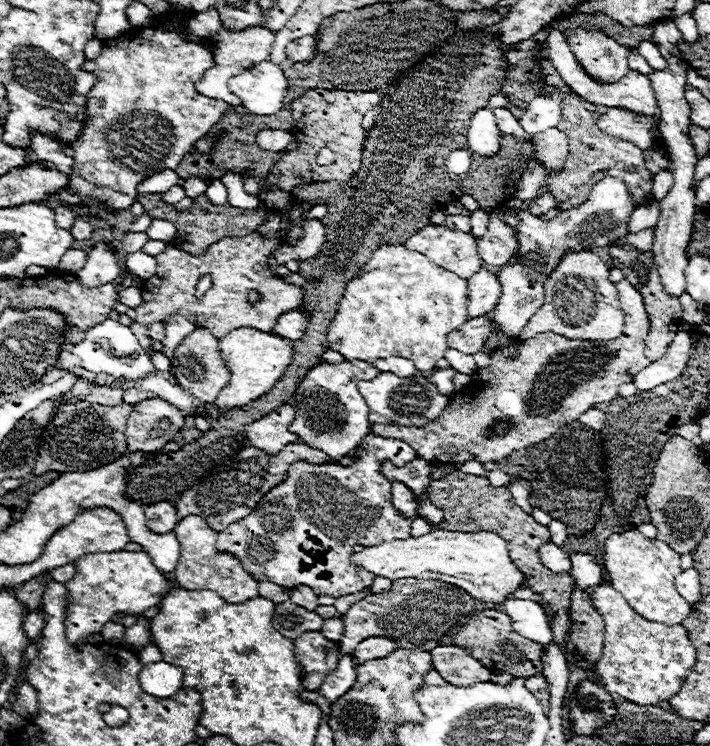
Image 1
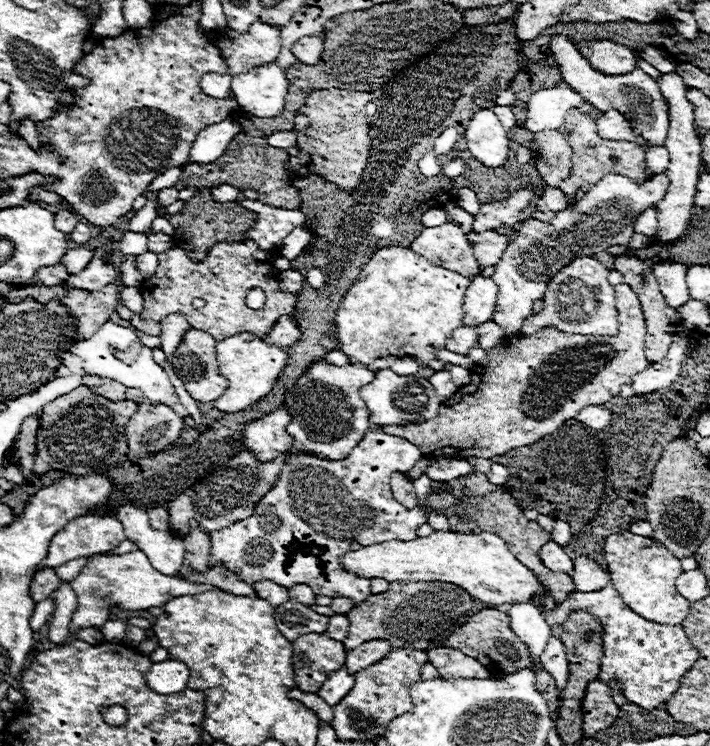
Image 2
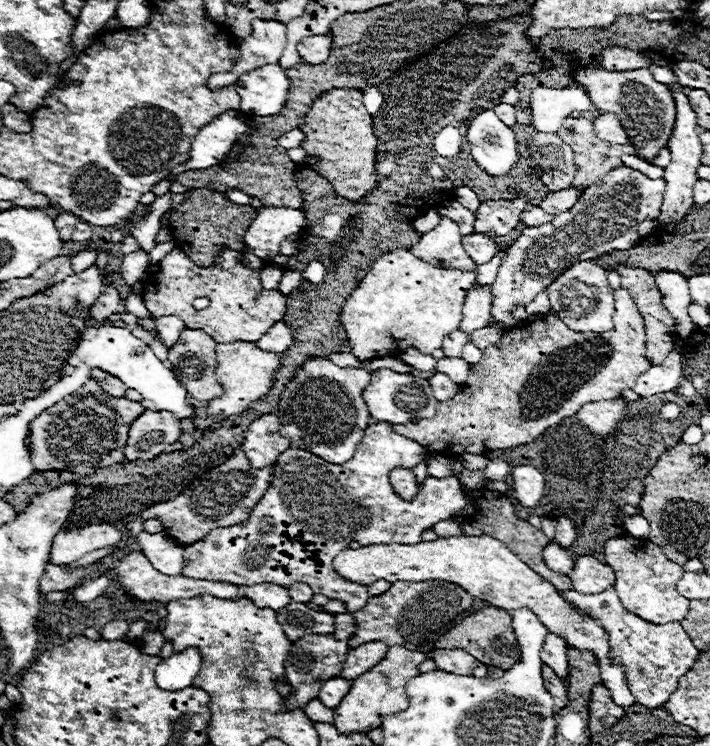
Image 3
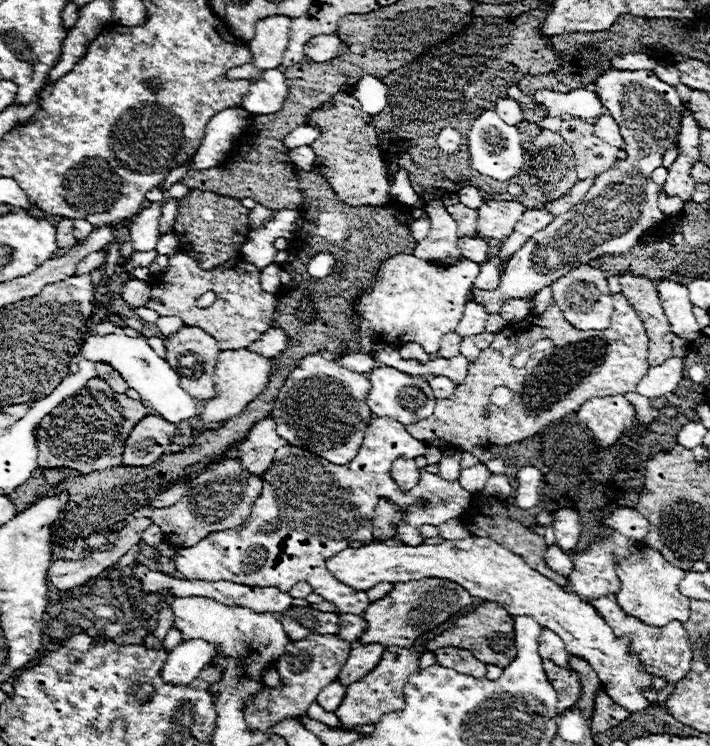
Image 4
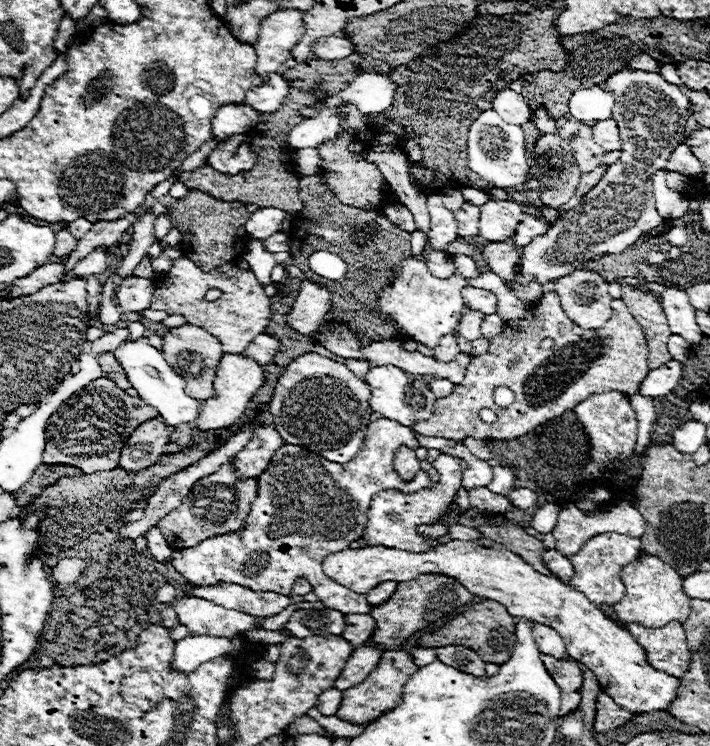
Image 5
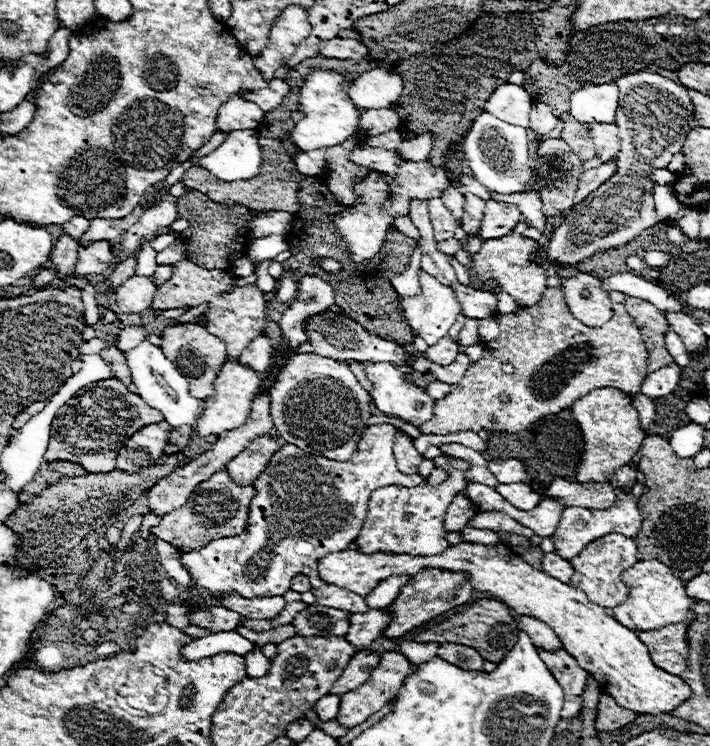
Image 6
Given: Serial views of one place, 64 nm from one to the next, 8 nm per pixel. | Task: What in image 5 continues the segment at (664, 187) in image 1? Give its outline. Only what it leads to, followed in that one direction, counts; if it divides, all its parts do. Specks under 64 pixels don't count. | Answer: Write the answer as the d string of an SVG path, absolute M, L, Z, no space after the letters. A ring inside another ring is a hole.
M622 70L618 74L612 74L610 80L606 80L602 86L610 86L614 90L618 102L614 106L614 120L620 128L620 140L622 140L622 156L618 164L612 164L608 172L604 174L602 182L582 198L574 210L566 210L560 214L560 218L548 228L546 234L534 238L526 248L520 258L520 272L522 278L518 282L530 282L530 278L538 278L538 282L548 282L548 280L558 280L572 270L578 270L578 262L588 262L592 256L598 254L620 254L628 246L632 246L644 232L656 228L662 224L660 214L654 208L654 196L652 194L652 180L650 178L654 172L664 170L670 154L674 152L676 146L684 142L686 136L686 124L690 118L690 100L682 94L682 90L676 84L666 82L660 74L656 72L642 72L642 70ZM466 286L466 288L462 288L462 298L470 310L478 310L482 314L494 314L496 312L496 296L488 290Z

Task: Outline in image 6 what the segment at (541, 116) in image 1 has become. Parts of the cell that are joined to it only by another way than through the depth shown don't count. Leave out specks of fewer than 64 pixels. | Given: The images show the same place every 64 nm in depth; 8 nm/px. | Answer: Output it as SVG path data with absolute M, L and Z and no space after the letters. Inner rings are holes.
M614 82L584 86L572 94L570 114L582 124L616 122L618 96L620 92Z

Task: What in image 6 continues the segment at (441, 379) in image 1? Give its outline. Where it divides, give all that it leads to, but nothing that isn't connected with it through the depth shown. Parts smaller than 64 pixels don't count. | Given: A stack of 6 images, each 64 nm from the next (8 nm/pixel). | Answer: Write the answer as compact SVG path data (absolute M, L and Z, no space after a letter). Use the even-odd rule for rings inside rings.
M432 382L432 384L428 384L426 386L426 392L430 394L430 398L434 398L434 400L438 400L438 398L446 398L446 394L450 394L450 384L446 384L446 382Z

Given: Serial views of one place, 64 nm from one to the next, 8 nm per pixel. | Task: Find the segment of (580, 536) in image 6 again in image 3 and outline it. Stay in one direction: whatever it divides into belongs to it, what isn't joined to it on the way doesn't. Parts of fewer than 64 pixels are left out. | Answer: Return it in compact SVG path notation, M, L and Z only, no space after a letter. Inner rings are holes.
M640 514L624 516L622 518L622 532L630 534L634 538L646 538L648 532L650 532L650 526L648 526L648 522ZM560 516L556 520L556 538L554 542L558 542L562 548L570 548L576 542L576 526L574 522L570 522L568 516Z

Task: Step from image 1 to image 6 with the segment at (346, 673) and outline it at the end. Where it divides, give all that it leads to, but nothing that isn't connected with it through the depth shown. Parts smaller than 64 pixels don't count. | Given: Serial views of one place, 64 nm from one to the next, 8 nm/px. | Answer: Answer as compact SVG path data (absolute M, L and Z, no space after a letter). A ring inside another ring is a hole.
M326 694L326 696L322 696L322 698L314 704L314 712L318 714L318 718L320 718L322 722L330 722L330 720L336 720L336 716L338 716L338 706L340 706L340 696Z

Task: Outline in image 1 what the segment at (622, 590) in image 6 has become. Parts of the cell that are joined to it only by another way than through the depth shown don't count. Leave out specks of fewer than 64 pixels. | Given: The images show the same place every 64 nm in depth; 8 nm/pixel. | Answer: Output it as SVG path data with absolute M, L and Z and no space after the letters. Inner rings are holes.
M572 554L570 560L572 560L570 576L574 578L576 586L580 586L582 590L590 590L604 582L602 568L596 564L596 560L590 554Z

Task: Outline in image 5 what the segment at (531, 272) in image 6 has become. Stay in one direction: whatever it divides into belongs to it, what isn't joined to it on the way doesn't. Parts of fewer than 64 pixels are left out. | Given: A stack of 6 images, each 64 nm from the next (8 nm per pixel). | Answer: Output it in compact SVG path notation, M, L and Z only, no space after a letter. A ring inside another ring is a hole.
M506 238L506 242L488 242L480 250L480 264L484 270L492 270L504 284L508 284L516 280L522 250L524 248L514 246L514 238ZM534 280L534 284L530 284L530 286L514 284L514 286L512 286L512 294L514 294L520 302L524 302L524 304L536 304L536 302L540 300L540 296L542 296L542 284L538 284L536 280Z

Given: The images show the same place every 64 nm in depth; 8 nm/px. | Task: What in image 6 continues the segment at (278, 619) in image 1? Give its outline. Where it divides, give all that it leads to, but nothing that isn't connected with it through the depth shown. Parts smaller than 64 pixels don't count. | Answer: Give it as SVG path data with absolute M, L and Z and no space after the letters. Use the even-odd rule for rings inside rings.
M312 604L306 610L298 612L294 626L298 634L334 634L344 638L350 628L350 612Z

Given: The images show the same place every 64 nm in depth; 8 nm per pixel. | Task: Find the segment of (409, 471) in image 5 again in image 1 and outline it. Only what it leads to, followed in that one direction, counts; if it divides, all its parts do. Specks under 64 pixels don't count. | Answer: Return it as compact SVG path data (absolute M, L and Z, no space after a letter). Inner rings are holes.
M396 480L392 482L392 502L394 502L394 506L398 506L398 510L402 510L402 514L410 514L410 516L418 514L414 492Z

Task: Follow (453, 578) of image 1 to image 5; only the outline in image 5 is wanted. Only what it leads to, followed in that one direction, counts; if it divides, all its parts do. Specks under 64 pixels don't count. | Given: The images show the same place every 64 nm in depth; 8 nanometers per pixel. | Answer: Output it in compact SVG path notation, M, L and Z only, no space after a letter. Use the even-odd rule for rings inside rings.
M488 538L464 542L452 540L438 550L410 554L406 550L390 550L384 546L374 548L346 548L342 552L330 554L322 562L322 570L334 582L354 590L356 594L368 594L380 582L396 580L408 582L422 574L446 574L458 578L472 594L496 600L506 606L512 616L524 616L532 622L542 622L552 630L562 634L566 654L576 662L584 664L594 672L602 684L602 692L610 694L618 706L630 712L658 712L668 710L668 706L678 696L680 680L660 672L646 660L644 648L634 640L634 636L610 620L598 606L588 602L588 598L566 586L554 576L544 576L526 564L518 554L506 550L502 544Z

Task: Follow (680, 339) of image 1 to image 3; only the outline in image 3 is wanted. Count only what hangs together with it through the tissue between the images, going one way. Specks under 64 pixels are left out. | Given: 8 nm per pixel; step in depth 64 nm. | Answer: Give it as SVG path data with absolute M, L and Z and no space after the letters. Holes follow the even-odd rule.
M674 352L658 366L650 366L646 374L642 374L634 386L634 392L640 396L654 396L660 392L670 392L678 388L682 376L684 376L684 356Z

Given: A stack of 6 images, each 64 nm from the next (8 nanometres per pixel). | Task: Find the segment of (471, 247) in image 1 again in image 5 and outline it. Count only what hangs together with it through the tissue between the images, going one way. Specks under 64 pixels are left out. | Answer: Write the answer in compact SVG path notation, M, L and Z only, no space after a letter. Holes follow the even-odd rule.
M438 194L428 196L428 210L430 210L430 242L442 250L446 244L458 238L458 222L454 214L442 204L442 198Z

